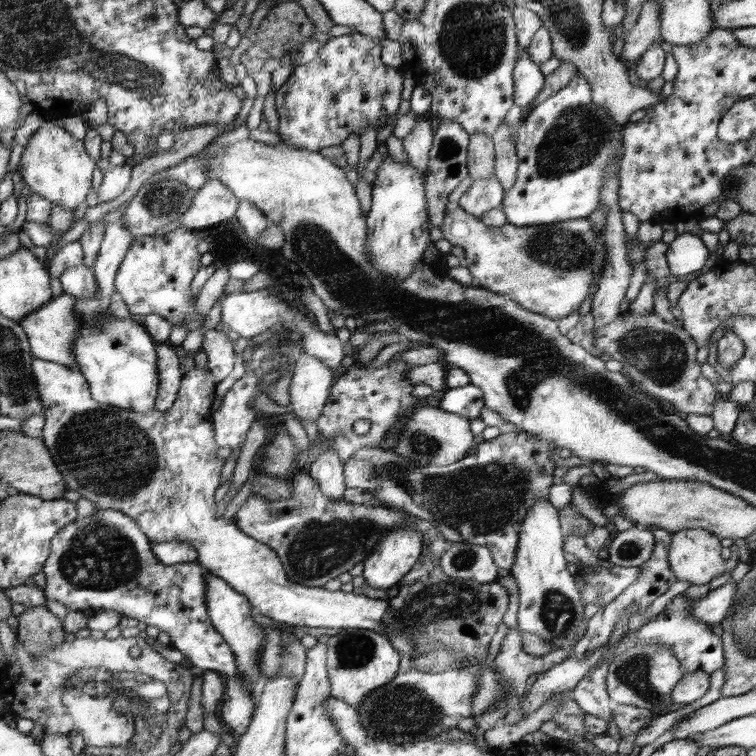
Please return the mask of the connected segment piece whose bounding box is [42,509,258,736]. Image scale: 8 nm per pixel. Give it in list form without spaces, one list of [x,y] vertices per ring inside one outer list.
[[[98,509],[96,513],[72,521],[60,529],[51,541],[51,557],[42,569],[46,575],[44,593],[47,600],[62,603],[68,610],[82,610],[85,613],[99,613],[104,610],[120,612],[122,616],[132,617],[146,625],[158,627],[170,636],[171,644],[180,650],[190,662],[203,671],[221,673],[225,680],[225,694],[218,712],[218,718],[224,728],[236,736],[243,735],[251,724],[252,712],[258,702],[257,693],[247,690],[238,675],[238,663],[231,645],[214,628],[206,604],[206,578],[204,568],[198,562],[165,566],[153,552],[153,542],[140,529],[136,520],[120,511]]]

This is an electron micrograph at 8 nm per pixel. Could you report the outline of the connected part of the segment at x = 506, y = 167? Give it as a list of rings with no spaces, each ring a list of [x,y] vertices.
[[[502,122],[499,129],[491,135],[495,145],[495,172],[494,176],[504,187],[504,194],[516,183],[518,158],[515,146],[512,143],[510,126]]]

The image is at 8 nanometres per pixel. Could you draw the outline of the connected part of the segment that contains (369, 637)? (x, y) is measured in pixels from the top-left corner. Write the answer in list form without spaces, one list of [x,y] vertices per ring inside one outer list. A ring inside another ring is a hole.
[[[344,628],[342,632],[330,634],[327,644],[328,677],[331,680],[330,695],[346,704],[360,705],[370,692],[395,679],[400,666],[401,654],[391,640],[372,630]]]

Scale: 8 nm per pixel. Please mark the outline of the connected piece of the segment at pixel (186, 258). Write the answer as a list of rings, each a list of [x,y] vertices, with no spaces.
[[[176,226],[162,236],[135,237],[115,277],[116,294],[120,294],[134,318],[156,314],[170,324],[186,324],[188,334],[204,326],[205,315],[194,316],[190,296],[190,282],[200,268],[200,254],[196,250],[198,238],[194,230]]]

